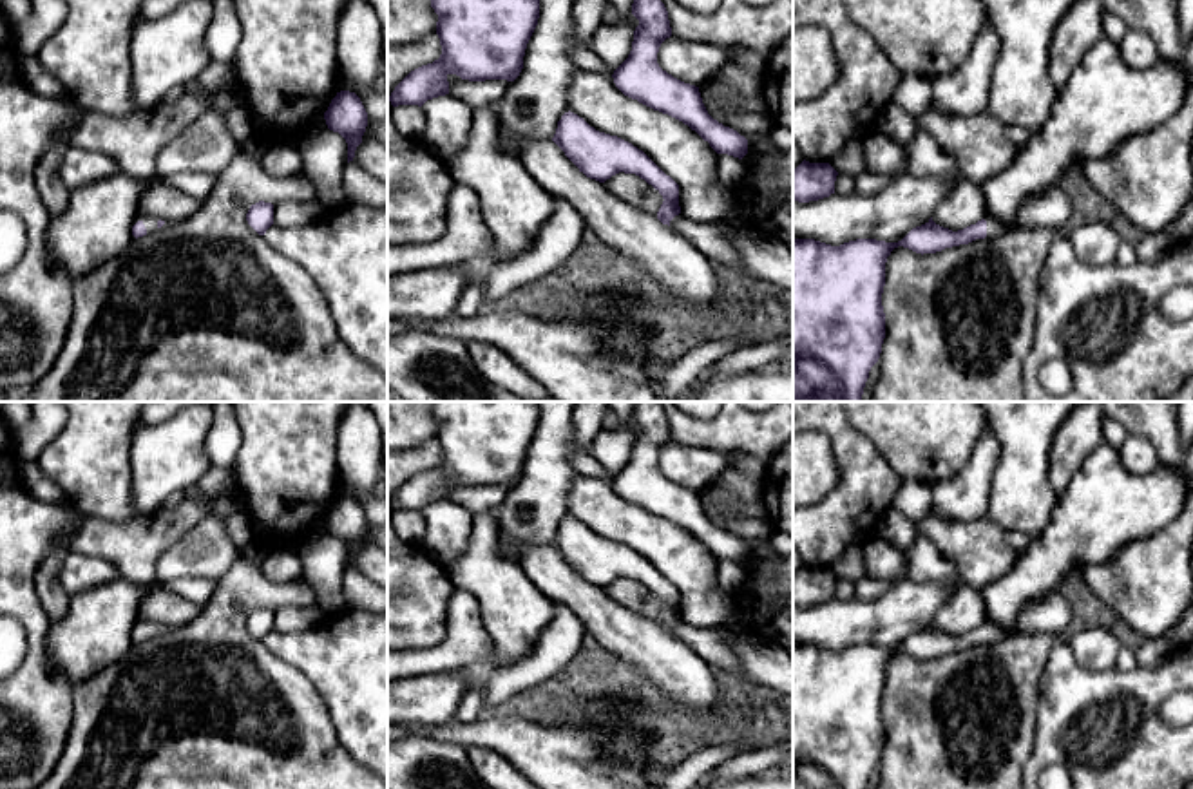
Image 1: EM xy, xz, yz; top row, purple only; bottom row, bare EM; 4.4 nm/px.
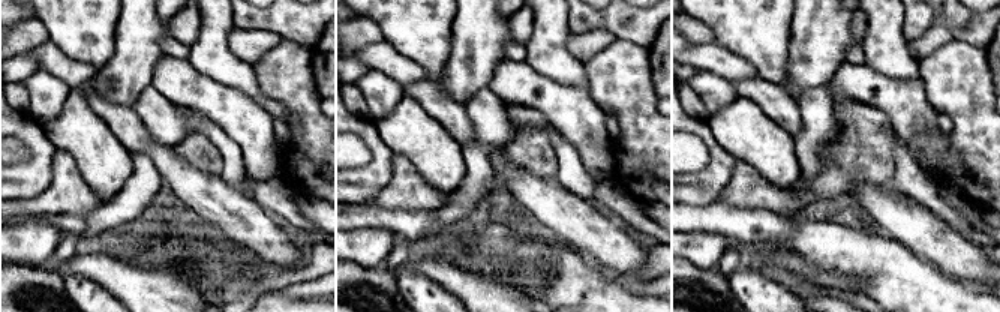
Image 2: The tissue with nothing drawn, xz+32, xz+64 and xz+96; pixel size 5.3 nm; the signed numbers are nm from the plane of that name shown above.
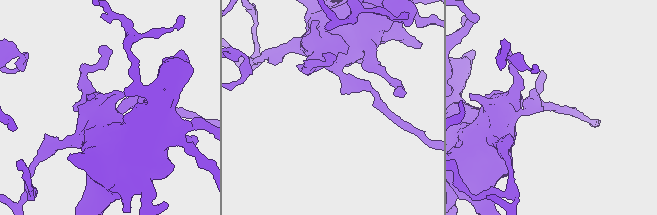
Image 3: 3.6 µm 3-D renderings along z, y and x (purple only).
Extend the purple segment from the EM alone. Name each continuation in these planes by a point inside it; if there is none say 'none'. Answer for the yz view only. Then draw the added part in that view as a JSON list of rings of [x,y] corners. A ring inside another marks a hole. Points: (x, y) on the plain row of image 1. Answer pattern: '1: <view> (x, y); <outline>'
1: yz (994, 634); [[[987,621],[985,626],[987,626],[987,642],[988,644],[1003,641],[1005,637],[1008,637],[1003,628],[999,628],[997,624],[994,624],[990,621]]]

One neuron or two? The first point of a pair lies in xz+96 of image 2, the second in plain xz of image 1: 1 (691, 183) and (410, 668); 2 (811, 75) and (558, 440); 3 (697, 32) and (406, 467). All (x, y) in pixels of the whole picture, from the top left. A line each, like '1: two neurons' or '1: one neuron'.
1: two neurons
2: one neuron
3: one neuron

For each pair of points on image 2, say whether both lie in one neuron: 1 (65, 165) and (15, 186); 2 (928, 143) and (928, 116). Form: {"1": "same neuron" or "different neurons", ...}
{"1": "different neurons", "2": "different neurons"}

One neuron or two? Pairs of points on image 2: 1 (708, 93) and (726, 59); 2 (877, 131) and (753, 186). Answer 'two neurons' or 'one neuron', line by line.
1: two neurons
2: one neuron

